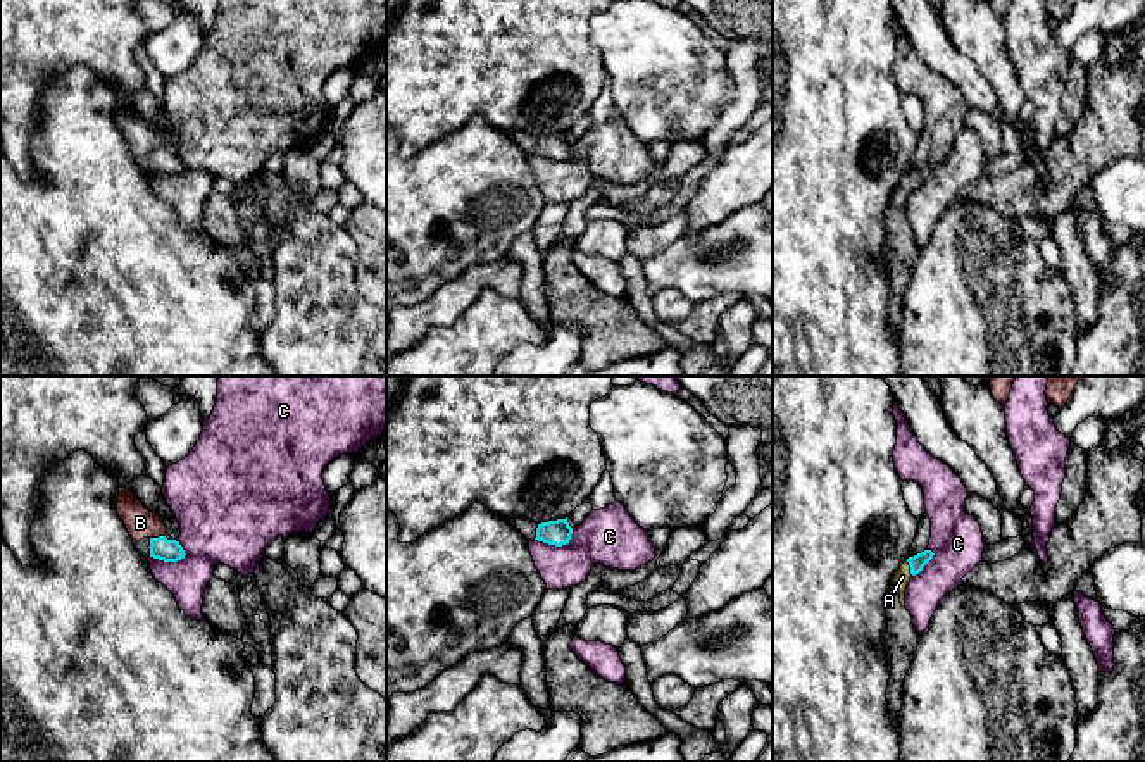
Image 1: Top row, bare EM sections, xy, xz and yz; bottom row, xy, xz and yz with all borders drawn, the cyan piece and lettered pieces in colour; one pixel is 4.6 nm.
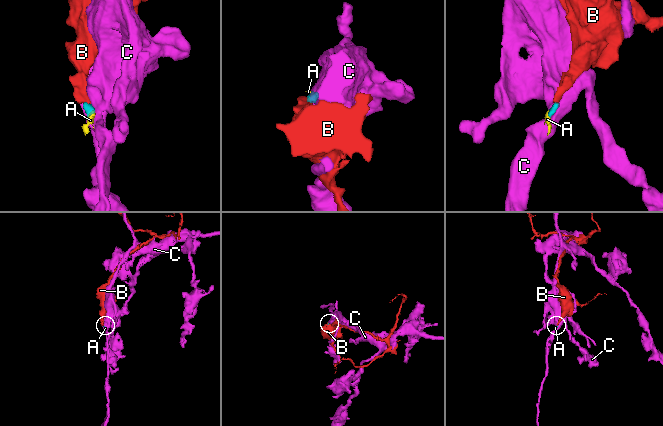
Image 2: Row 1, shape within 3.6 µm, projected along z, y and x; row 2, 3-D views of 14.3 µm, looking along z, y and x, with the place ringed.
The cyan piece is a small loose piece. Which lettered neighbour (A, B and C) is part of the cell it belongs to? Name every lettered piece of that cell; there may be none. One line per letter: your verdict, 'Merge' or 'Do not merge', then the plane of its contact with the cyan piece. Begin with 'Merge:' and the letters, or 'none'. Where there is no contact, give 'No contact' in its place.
Merge: A, B
A: Merge. Touches cyan in yz
B: Merge. Touches cyan in xy
C: Do not merge. Touches cyan in xy

